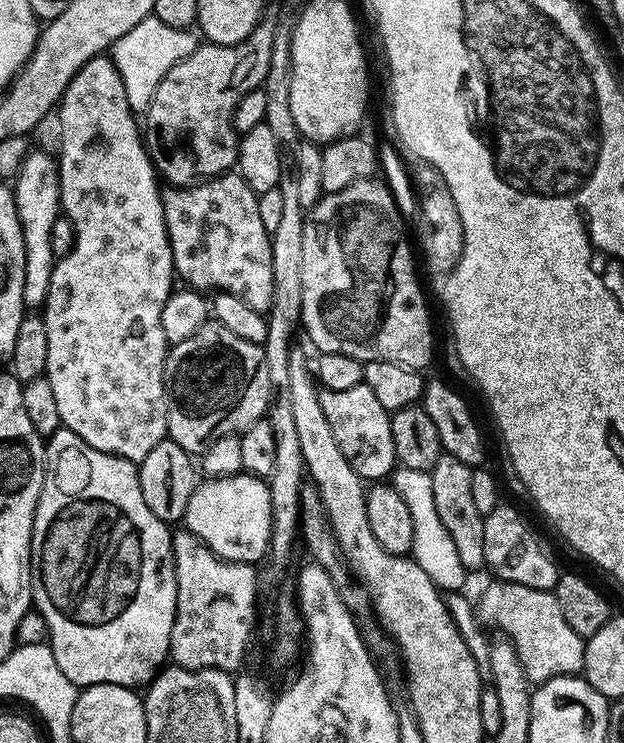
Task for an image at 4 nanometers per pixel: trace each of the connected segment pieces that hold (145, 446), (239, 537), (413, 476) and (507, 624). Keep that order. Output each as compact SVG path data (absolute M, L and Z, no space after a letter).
M111 55L95 56L86 62L74 74L70 86L66 86L64 96L60 99L60 152L58 167L60 169L60 207L63 215L68 217L74 230L74 242L69 252L59 257L50 274L50 290L46 302L42 305L42 315L46 322L46 338L49 340L46 353L46 375L50 387L54 390L54 403L58 405L58 414L63 427L69 428L82 442L102 450L106 454L121 456L133 462L139 462L166 439L168 434L168 400L164 397L164 363L170 347L165 332L162 331L162 306L166 298L174 291L174 269L172 251L168 241L168 231L164 221L162 206L162 188L156 185L158 173L152 167L145 141L142 139L142 128L138 123L137 113L132 111L130 102L126 102L126 86L122 86L122 74L114 66Z
M237 474L201 479L194 494L190 494L182 524L221 559L259 565L268 555L271 540L271 492L258 476Z
M397 467L390 477L390 483L396 487L398 494L402 494L402 499L410 509L410 518L414 518L414 542L411 555L418 562L418 566L422 566L422 570L430 574L430 578L441 593L459 593L464 588L462 586L466 571L458 558L458 550L455 549L450 534L446 534L446 526L442 526L442 518L438 518L438 510L434 507L431 472Z
M493 579L491 583L485 586L480 601L476 600L474 604L479 623L497 628L500 631L497 633L512 643L518 654L518 662L522 664L526 678L533 685L545 684L547 680L553 680L555 676L574 676L583 673L585 637L574 634L574 630L570 630L566 618L562 618L562 610L558 607L558 602L552 592L534 590L530 586L518 586L514 582L505 580Z

